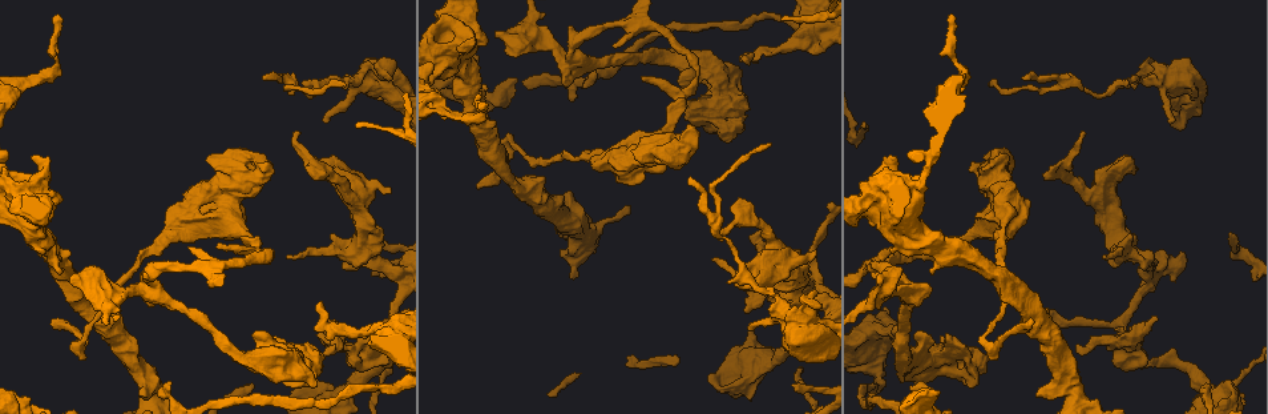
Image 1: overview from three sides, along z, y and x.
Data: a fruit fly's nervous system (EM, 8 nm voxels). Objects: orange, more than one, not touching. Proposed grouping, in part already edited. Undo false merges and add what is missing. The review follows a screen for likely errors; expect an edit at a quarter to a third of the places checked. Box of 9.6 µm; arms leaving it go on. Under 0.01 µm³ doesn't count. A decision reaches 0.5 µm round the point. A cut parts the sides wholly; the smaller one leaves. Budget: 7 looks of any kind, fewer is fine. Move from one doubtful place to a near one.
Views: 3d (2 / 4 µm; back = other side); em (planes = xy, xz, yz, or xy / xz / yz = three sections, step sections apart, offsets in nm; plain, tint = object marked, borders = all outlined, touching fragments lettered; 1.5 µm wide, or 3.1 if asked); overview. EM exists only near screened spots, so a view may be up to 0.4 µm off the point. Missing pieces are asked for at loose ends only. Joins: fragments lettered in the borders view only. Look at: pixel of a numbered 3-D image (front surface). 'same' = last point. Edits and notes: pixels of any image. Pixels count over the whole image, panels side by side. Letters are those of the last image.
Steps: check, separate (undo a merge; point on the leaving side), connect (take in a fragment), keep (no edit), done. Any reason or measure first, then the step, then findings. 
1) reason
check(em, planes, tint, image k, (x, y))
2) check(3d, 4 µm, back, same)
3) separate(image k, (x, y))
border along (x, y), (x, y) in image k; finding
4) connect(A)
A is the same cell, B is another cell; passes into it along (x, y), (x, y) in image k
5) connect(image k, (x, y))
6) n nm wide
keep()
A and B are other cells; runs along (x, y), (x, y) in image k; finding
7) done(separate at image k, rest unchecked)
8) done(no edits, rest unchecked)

an open end
check(3d, 4 µm, image 1, (1170, 120))

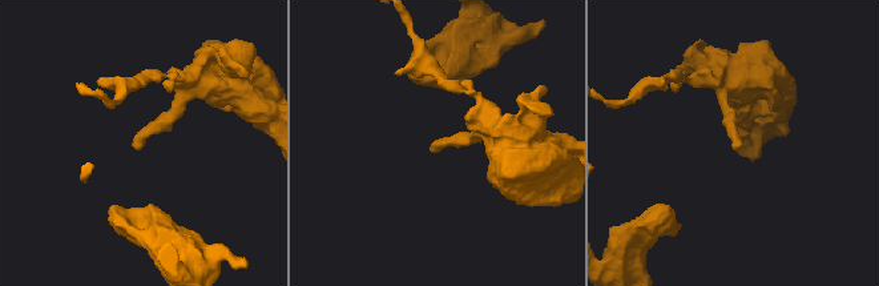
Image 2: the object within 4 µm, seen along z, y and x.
check(em, planes, borders, image 2, (137, 149))

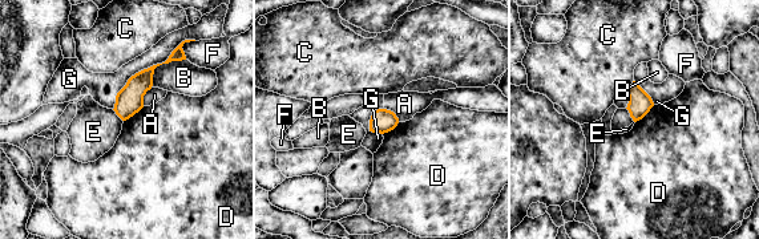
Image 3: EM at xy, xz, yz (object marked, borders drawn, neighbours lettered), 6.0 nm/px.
G touches over 600 nm
keep()
A, B, C, D, E, F and G are other cells; runs along (177, 56), (145, 76), (124, 116) in image 3; no lettered fragment goes on from it

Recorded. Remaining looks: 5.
thin end
check(em, planes, borders, image 1, (771, 144))

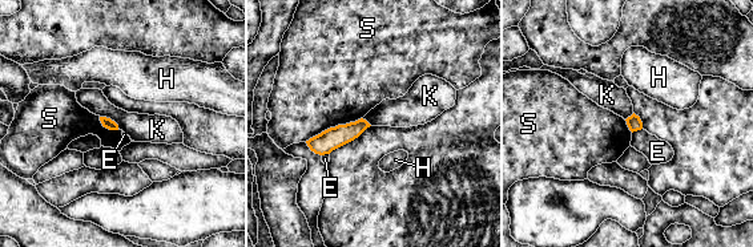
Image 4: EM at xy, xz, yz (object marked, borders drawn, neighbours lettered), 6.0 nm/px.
keep()
E, H, K and S are other cells; border along (100, 116), (109, 117), (119, 128) in image 4; none of them fits

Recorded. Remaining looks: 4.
stops while still wide
check(3d, 4 µm, back, image 1, (485, 41))

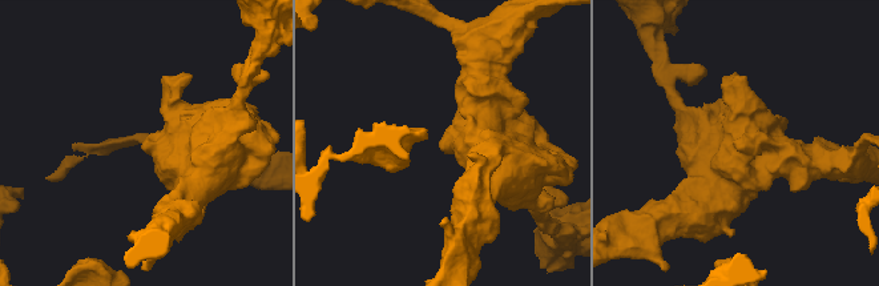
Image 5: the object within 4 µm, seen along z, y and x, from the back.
check(em, planes, borders, image 5, (444, 150))

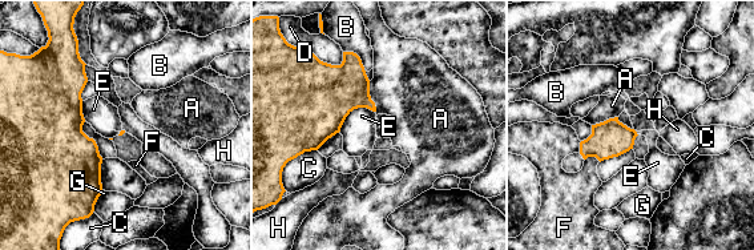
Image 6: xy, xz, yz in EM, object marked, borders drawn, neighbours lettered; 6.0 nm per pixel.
keep()
A, B, C, D, E, F, G and H are other cells; no lettered fragment goes on from it

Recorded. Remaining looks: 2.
done(no edits, rest unchecked)

